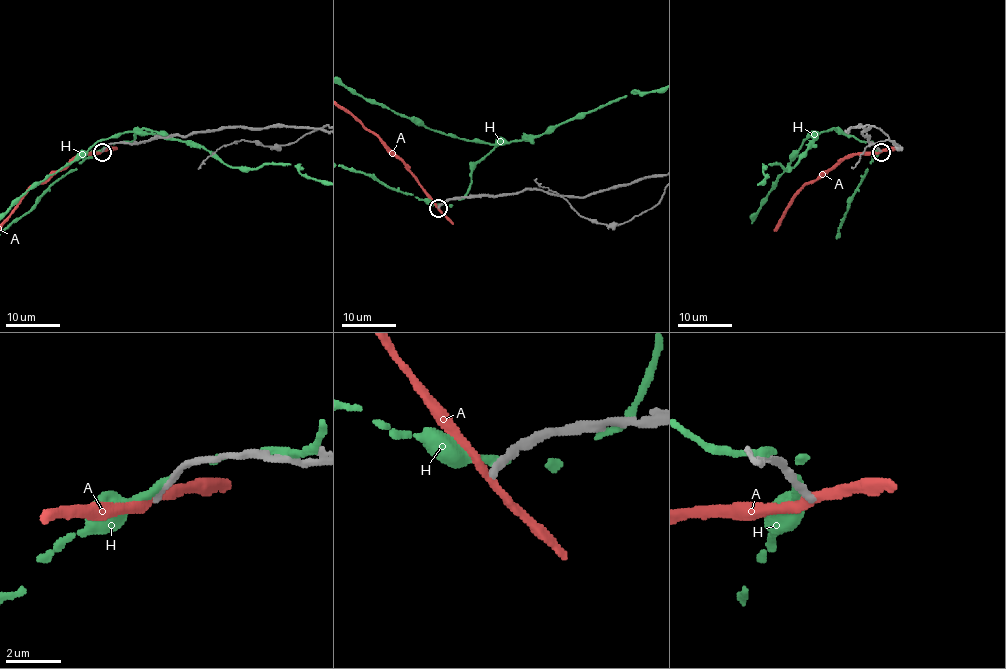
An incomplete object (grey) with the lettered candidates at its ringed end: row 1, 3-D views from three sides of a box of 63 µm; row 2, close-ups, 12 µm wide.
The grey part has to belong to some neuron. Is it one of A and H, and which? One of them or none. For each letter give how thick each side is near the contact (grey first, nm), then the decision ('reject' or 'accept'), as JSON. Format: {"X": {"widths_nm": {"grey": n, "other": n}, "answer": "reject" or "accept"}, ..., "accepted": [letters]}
{"A": {"widths_nm": {"grey": 280, "other": 320}, "answer": "reject"}, "H": {"widths_nm": {"grey": 360, "other": 340}, "answer": "reject"}, "accepted": []}

